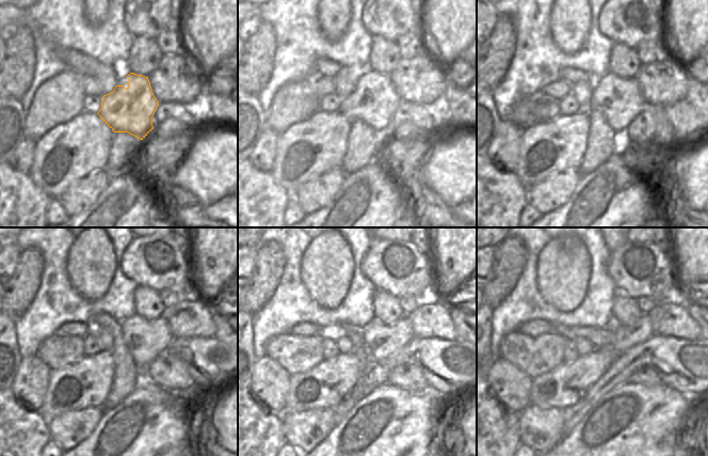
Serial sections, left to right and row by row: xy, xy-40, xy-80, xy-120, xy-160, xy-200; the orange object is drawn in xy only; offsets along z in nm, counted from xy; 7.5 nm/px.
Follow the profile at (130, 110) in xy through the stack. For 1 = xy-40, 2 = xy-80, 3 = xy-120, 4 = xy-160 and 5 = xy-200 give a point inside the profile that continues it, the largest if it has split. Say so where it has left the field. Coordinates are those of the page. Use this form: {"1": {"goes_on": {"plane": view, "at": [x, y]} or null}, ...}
{"1": {"goes_on": {"plane": "xy-40", "at": [375, 105]}}, "2": {"goes_on": {"plane": "xy-80", "at": [620, 100]}}, "3": {"goes_on": {"plane": "xy-120", "at": [145, 340]}}, "4": {"goes_on": {"plane": "xy-160", "at": [382, 340]}}, "5": {"goes_on": {"plane": "xy-200", "at": [626, 337]}}}

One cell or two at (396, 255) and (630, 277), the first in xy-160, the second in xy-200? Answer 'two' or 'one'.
one

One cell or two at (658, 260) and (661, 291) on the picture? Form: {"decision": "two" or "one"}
{"decision": "one"}

